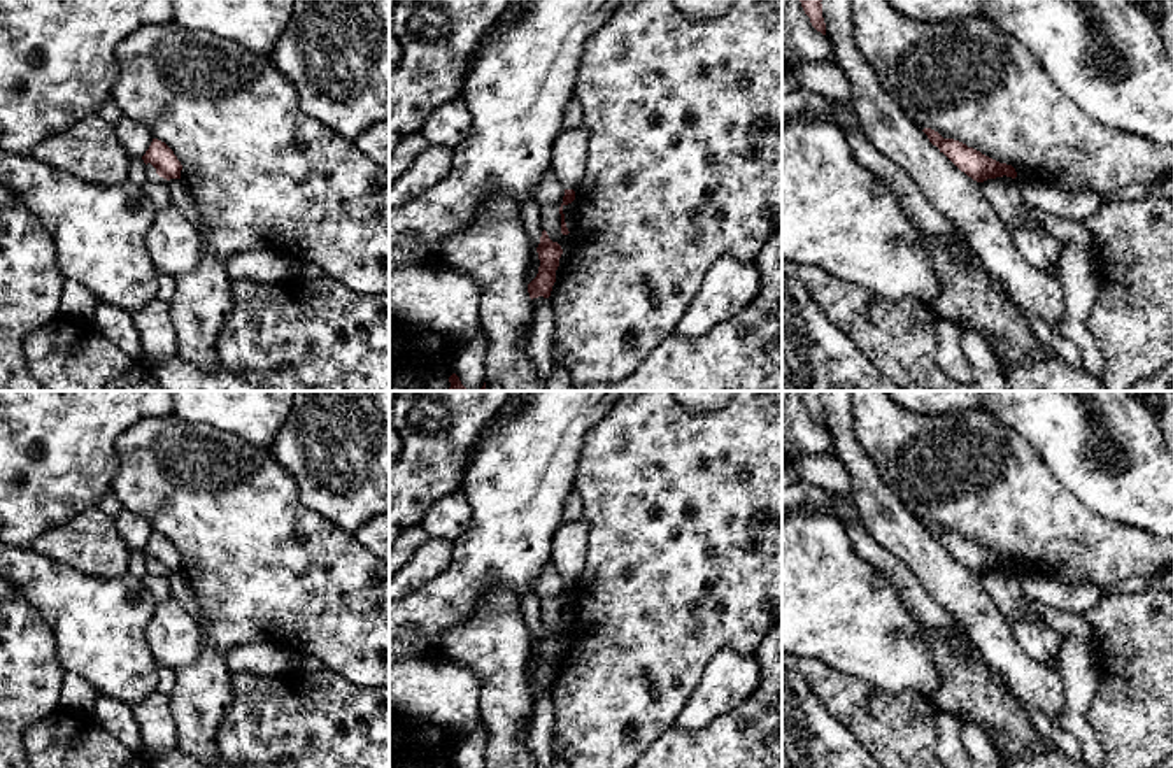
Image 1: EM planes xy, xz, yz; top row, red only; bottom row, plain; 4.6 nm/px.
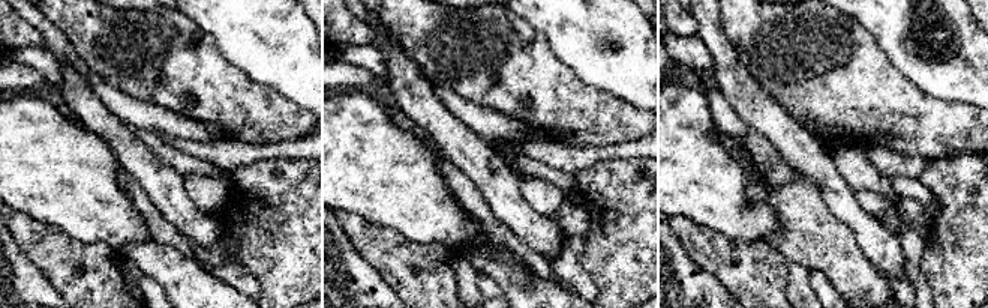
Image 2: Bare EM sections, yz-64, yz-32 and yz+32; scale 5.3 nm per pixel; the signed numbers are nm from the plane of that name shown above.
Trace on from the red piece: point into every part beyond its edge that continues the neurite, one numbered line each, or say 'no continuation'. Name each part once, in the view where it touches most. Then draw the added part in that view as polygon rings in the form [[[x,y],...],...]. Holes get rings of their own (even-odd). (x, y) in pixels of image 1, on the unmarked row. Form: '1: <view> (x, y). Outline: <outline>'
no continuation

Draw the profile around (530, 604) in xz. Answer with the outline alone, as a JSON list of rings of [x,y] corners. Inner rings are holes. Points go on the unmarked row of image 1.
[[[530,589],[526,594],[523,594],[521,610],[524,614],[524,621],[526,621],[531,642],[537,642],[540,636],[540,629],[544,624],[542,608],[544,607],[542,607],[538,596],[535,594],[535,589]]]

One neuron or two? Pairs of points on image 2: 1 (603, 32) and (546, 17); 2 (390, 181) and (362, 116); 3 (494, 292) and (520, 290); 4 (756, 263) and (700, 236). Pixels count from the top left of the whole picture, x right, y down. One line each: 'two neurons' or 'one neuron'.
1: one neuron
2: one neuron
3: two neurons
4: one neuron

